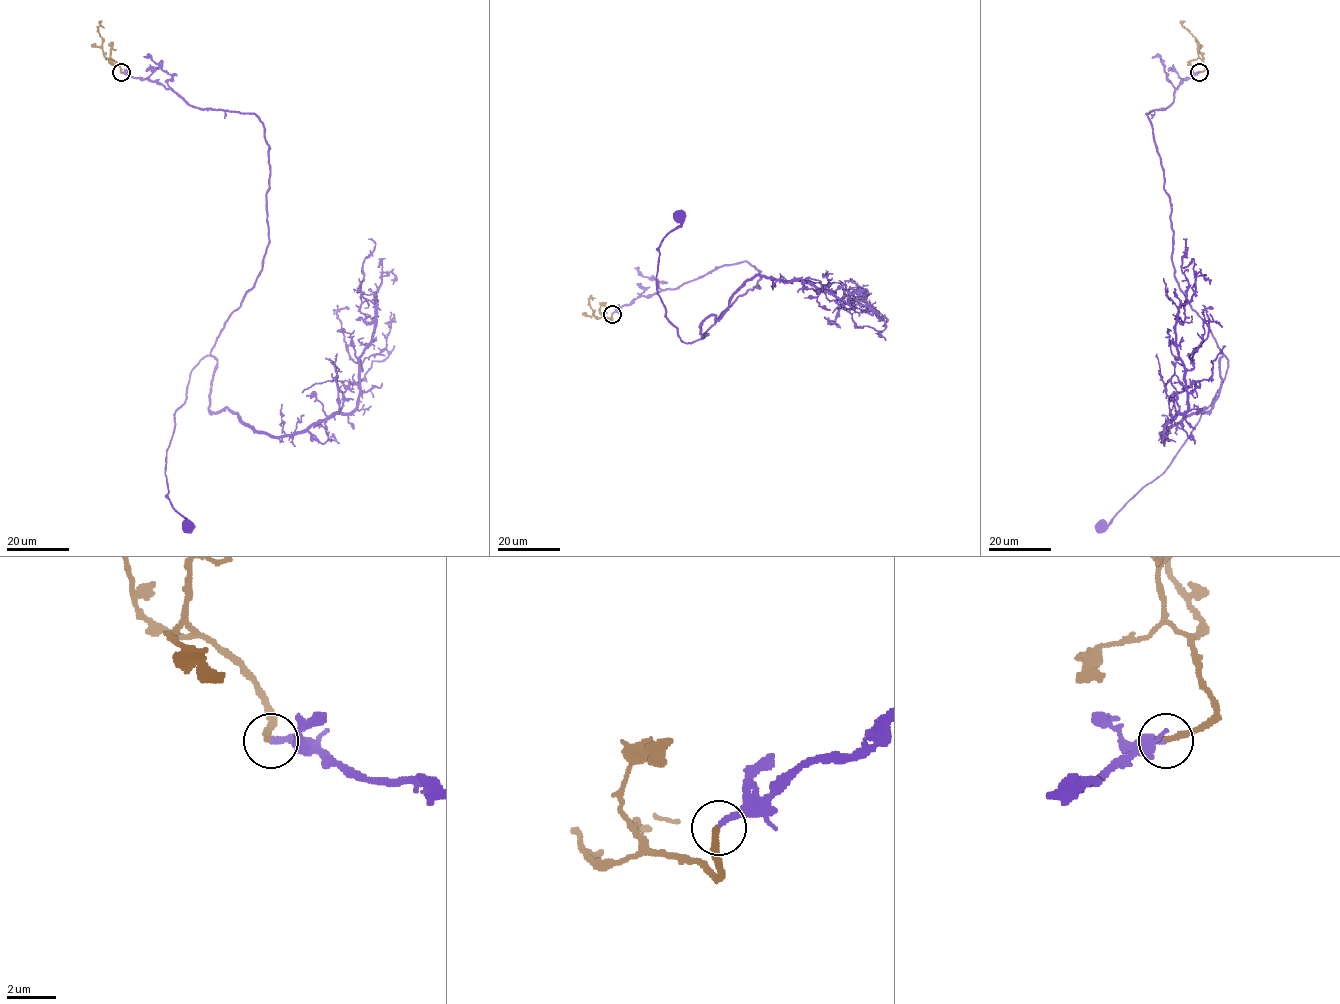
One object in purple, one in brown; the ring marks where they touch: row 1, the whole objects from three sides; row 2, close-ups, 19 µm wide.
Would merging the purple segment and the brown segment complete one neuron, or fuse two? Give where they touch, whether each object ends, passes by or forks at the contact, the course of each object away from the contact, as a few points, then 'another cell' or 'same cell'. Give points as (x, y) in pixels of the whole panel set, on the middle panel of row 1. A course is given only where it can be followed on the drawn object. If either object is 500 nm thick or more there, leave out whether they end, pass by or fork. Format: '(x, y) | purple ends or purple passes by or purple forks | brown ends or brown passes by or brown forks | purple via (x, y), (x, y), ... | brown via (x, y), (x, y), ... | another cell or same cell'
(612, 314) | purple ends | brown ends | purple via (612, 313), (745, 261), (759, 271), (759, 288), (700, 339), (683, 342), (656, 279), (659, 245), (679, 215) | brown via (612, 313), (611, 320), (596, 318), (589, 299), (591, 297), (592, 300) | same cell

